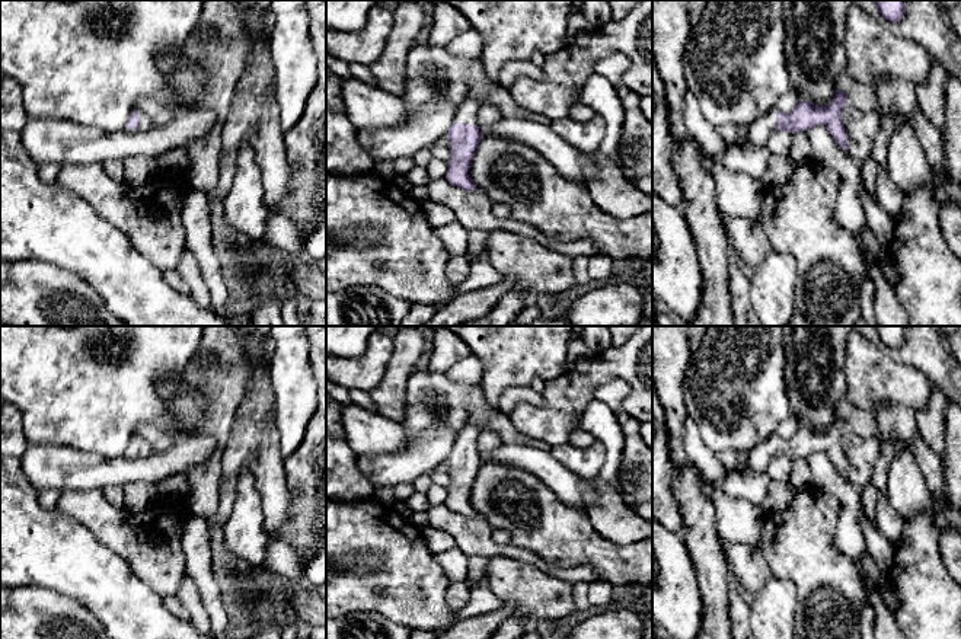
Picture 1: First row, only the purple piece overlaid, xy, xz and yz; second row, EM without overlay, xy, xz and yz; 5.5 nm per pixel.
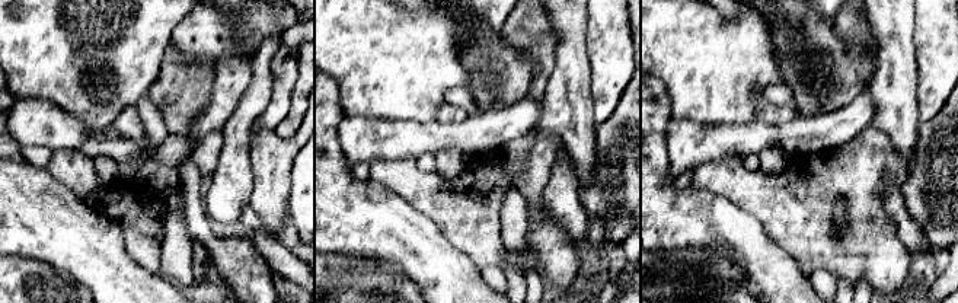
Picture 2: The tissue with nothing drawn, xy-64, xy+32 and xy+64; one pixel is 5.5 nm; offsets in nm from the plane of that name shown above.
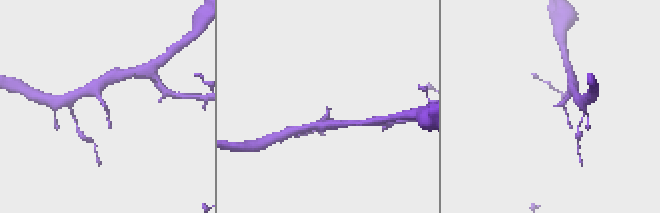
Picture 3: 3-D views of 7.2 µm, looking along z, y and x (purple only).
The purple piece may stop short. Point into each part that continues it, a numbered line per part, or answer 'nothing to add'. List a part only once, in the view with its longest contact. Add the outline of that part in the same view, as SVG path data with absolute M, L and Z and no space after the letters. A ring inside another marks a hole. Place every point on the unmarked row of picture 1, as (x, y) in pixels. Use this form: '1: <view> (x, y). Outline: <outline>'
1: xy (144, 451). Outline: M140 437L140 451L134 459L146 459L150 456L150 453L151 453L150 444Z

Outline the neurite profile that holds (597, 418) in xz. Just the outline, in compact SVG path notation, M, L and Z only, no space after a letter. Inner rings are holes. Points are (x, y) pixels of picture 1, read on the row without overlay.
M593 399L582 412L580 428L606 447L600 477L622 498L619 472L625 441L617 415L604 402Z

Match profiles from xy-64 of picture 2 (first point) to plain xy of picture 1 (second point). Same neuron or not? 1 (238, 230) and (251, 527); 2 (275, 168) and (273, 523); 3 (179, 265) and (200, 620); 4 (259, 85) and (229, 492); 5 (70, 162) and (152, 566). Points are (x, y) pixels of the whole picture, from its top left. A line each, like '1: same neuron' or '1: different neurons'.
1: different neurons
2: same neuron
3: same neuron
4: different neurons
5: same neuron

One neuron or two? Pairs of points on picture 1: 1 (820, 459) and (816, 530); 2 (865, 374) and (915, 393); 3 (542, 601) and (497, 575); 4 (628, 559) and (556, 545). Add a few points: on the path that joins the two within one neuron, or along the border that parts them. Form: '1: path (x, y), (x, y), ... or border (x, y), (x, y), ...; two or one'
1: border (813, 485), (839, 501), (840, 516), (837, 518); two
2: path (877, 379), (903, 386); one
3: path (530, 591), (508, 578); one
4: path (610, 559), (587, 546), (574, 545); one

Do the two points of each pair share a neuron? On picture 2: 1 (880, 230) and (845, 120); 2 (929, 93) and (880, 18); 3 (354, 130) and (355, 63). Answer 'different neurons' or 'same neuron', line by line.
1: different neurons
2: different neurons
3: different neurons

